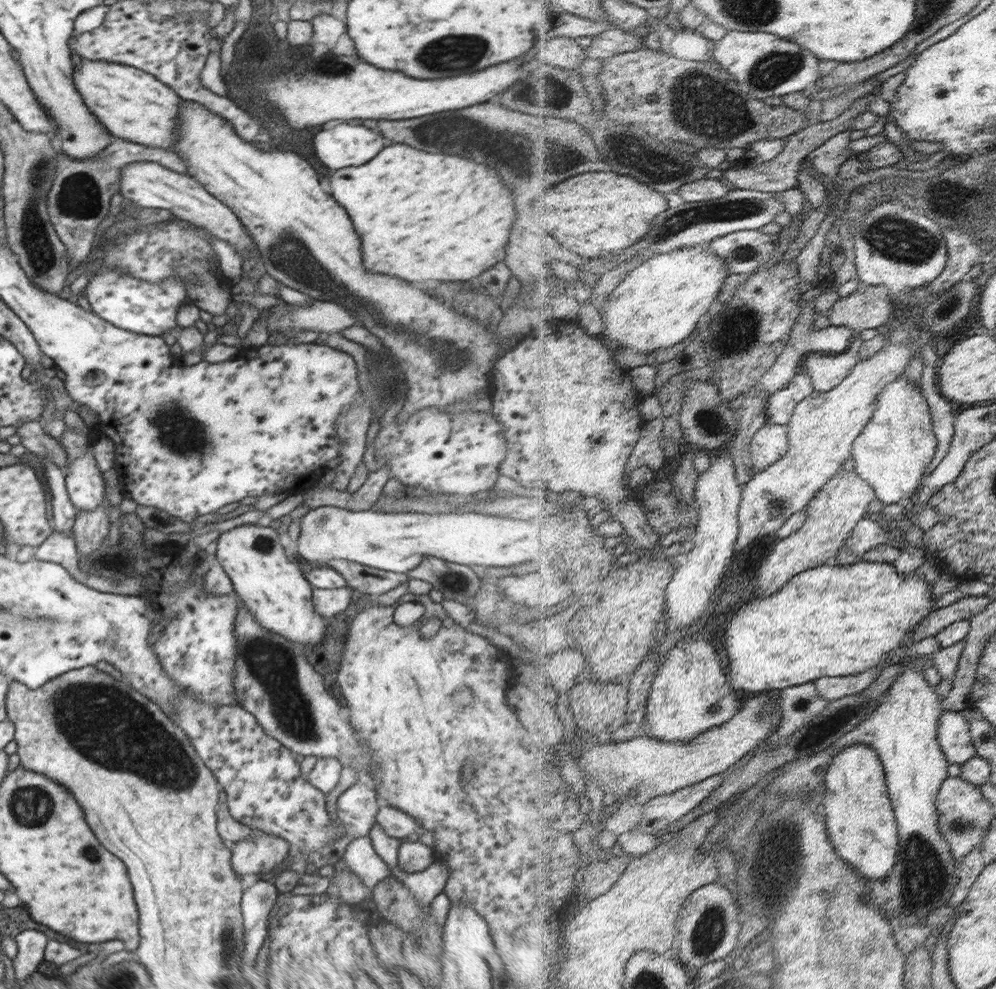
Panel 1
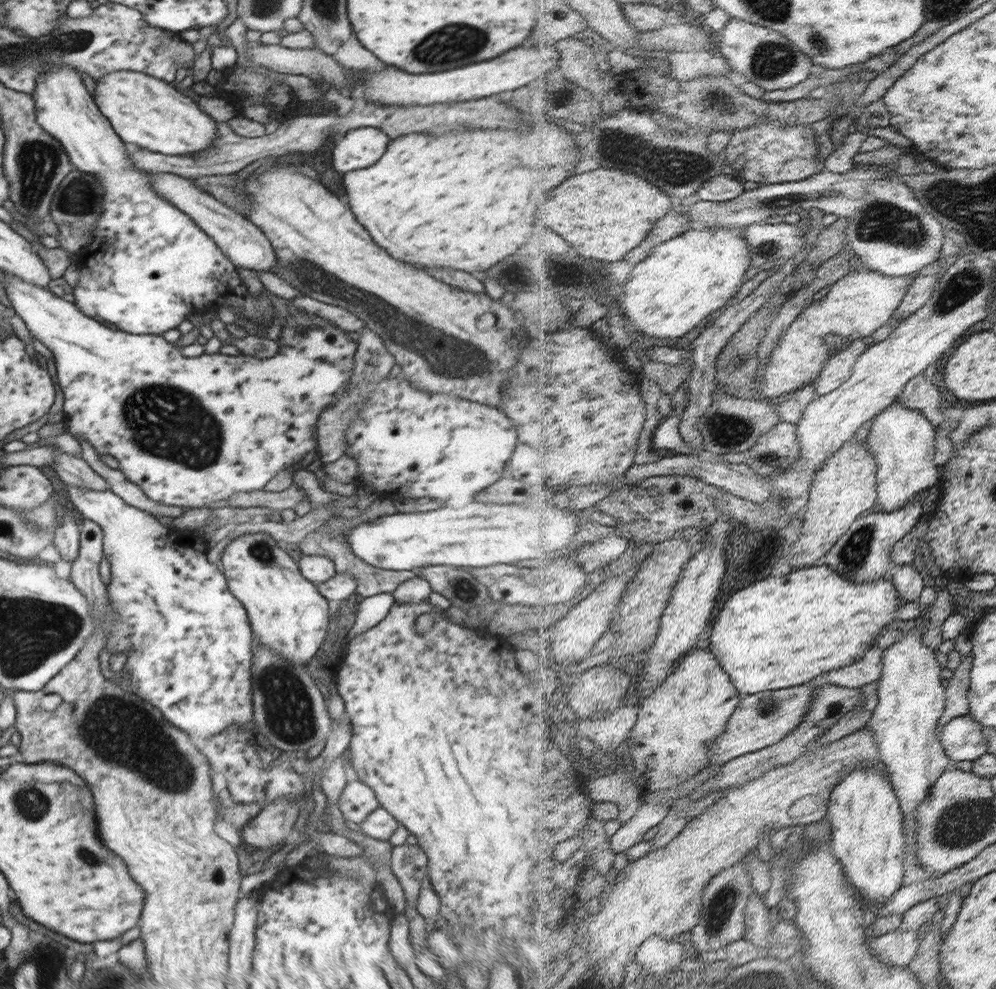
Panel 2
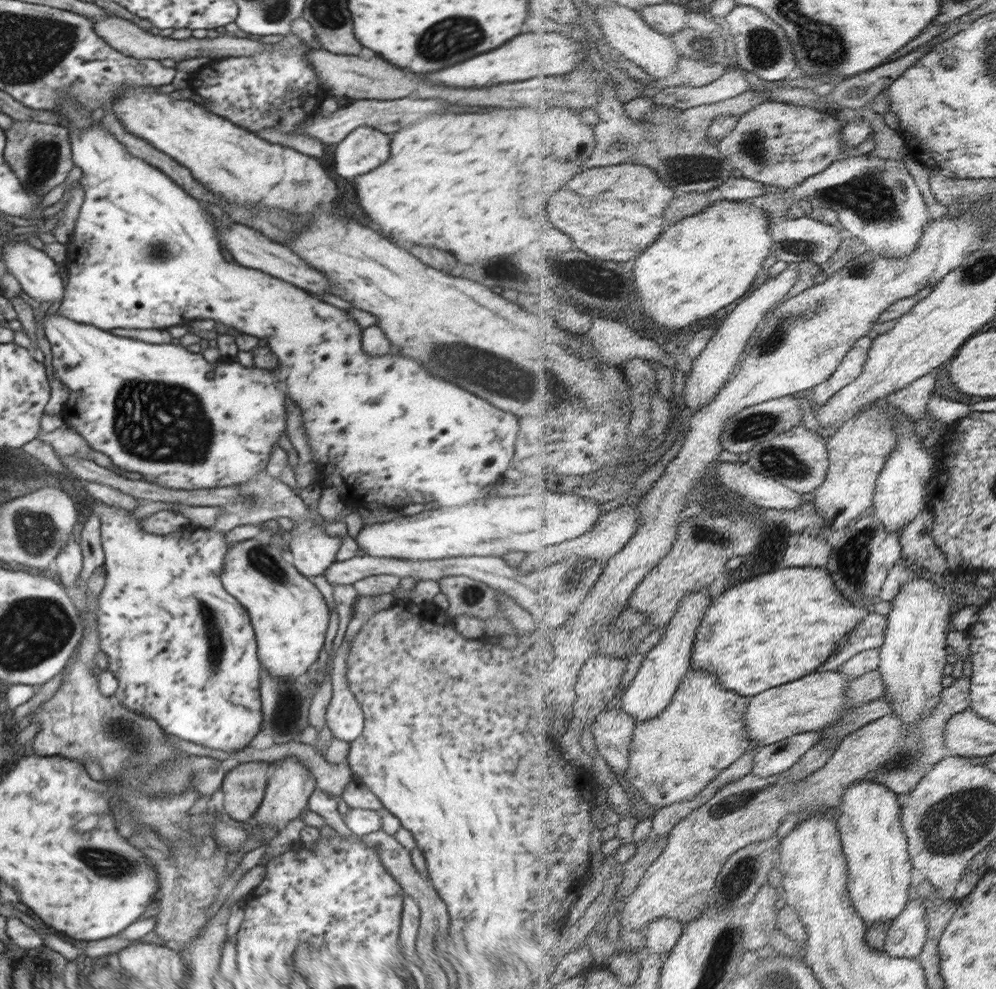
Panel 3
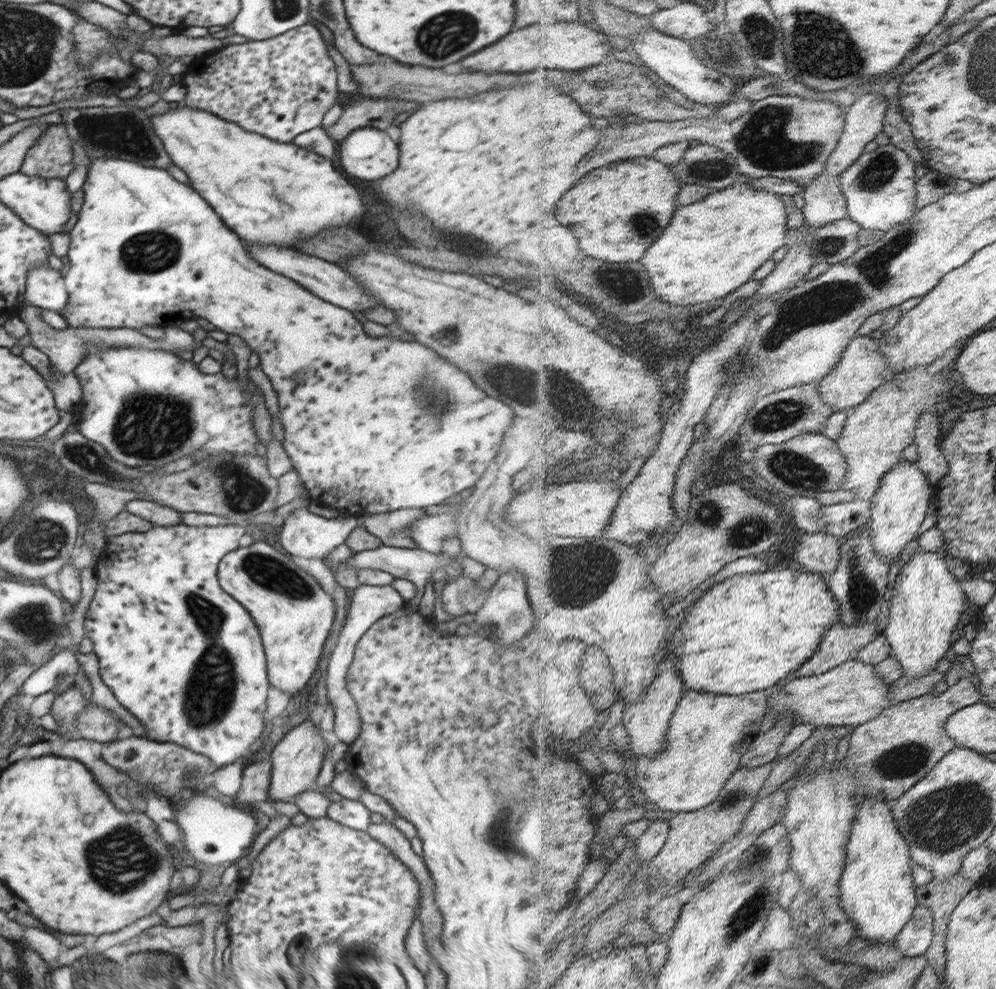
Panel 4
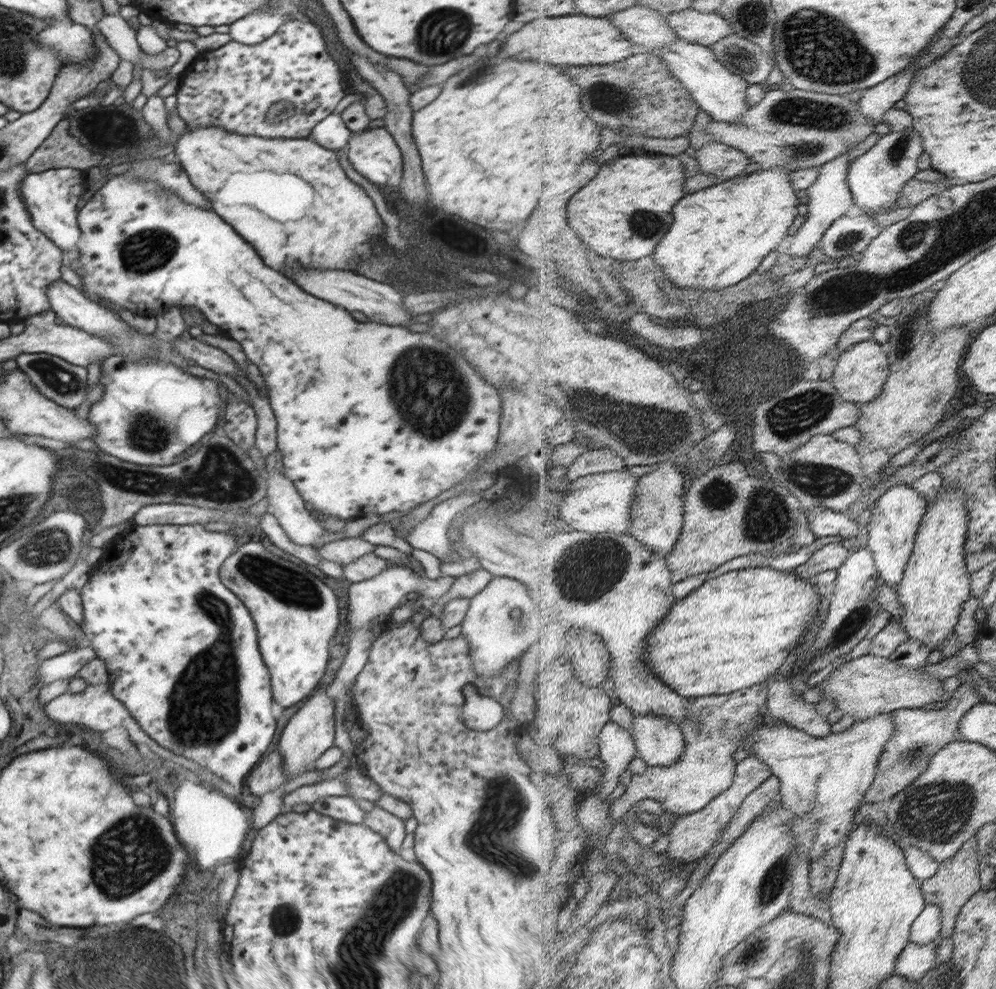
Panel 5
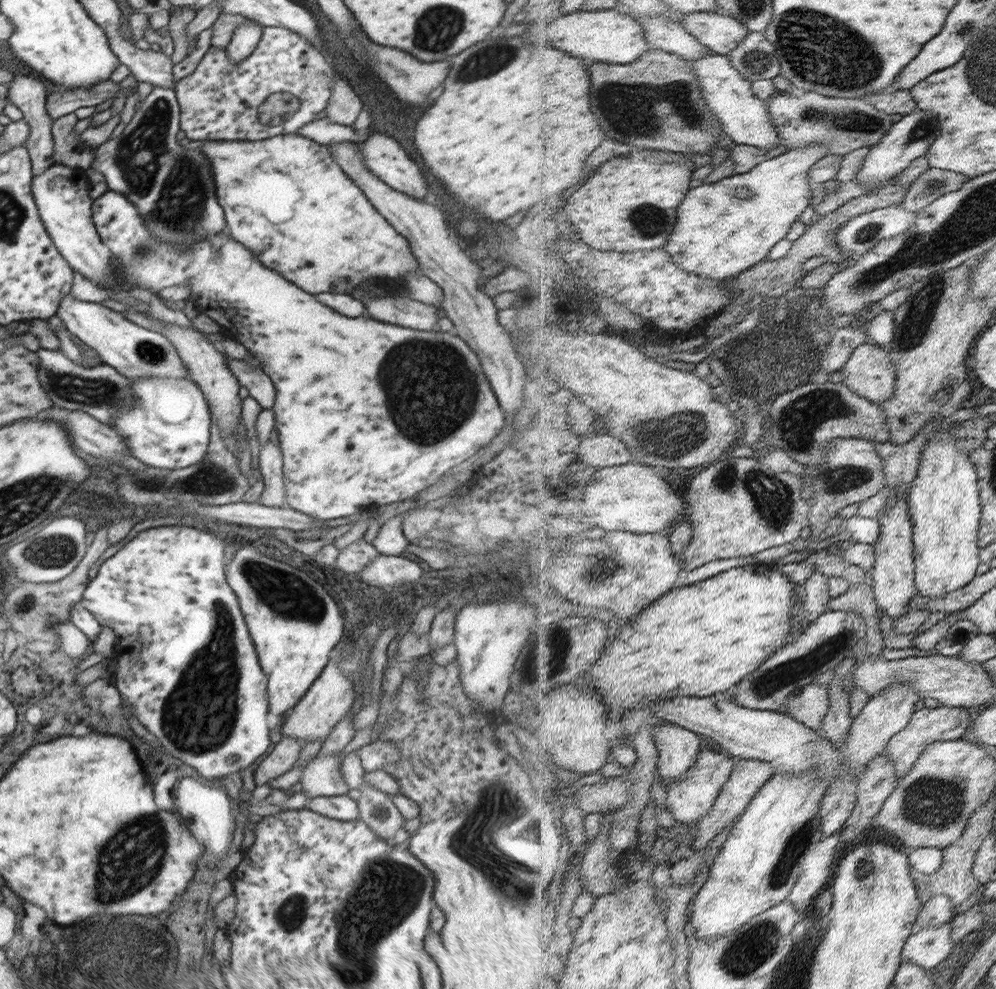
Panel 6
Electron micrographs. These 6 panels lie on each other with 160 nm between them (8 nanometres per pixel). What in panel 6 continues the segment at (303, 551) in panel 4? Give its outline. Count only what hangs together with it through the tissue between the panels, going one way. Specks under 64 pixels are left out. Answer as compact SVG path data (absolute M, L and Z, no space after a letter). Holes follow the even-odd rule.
M268 441L264 447L260 448L259 462L259 477L263 477L265 487L258 503L266 507L285 508L286 494L284 494L281 449Z

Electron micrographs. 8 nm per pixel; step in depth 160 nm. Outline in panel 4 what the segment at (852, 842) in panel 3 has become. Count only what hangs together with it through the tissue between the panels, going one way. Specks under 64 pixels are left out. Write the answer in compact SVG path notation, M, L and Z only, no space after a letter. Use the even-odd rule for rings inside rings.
M872 793L861 801L856 822L854 822L853 835L849 842L849 855L847 871L841 880L841 897L843 898L846 914L858 924L859 936L876 942L876 944L892 944L898 946L900 933L911 922L920 906L919 894L917 893L916 878L912 872L915 863L911 844L904 836L899 822L895 817L894 807L888 805L888 798L884 793Z

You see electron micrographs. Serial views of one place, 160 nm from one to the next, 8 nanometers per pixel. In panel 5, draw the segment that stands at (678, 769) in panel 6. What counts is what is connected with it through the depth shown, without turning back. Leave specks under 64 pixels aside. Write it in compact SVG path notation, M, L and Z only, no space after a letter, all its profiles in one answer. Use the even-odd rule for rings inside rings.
M640 715L635 717L634 738L640 756L649 767L675 765L686 750L686 735L672 717Z

